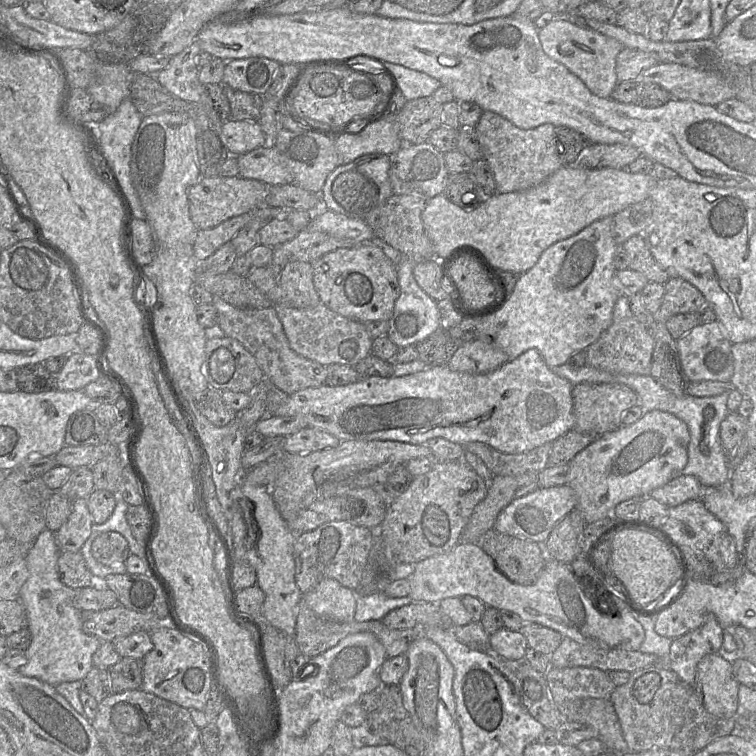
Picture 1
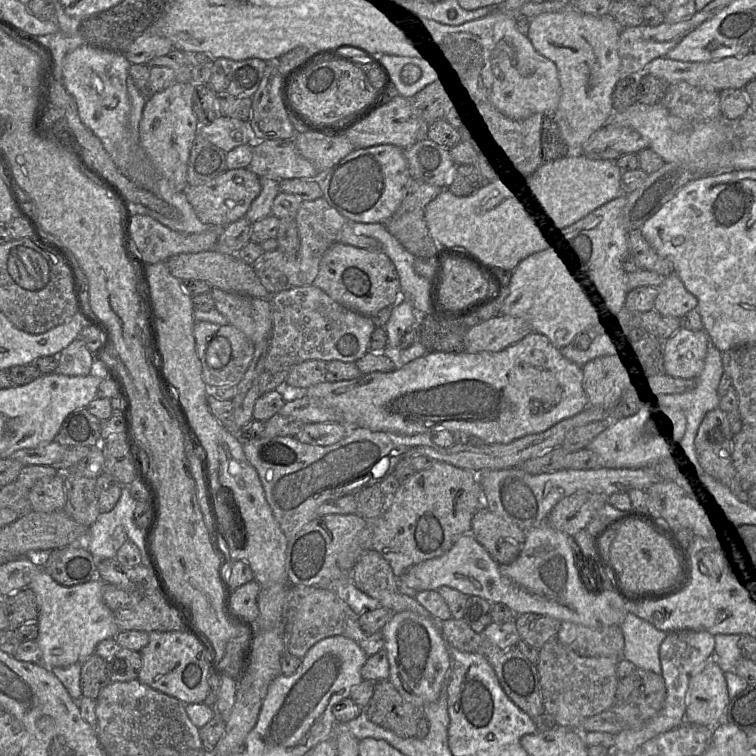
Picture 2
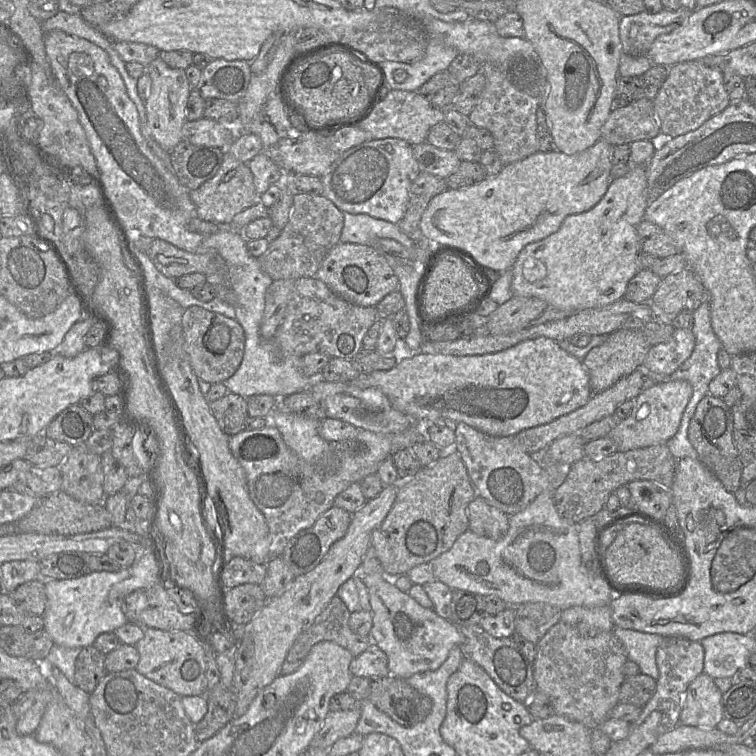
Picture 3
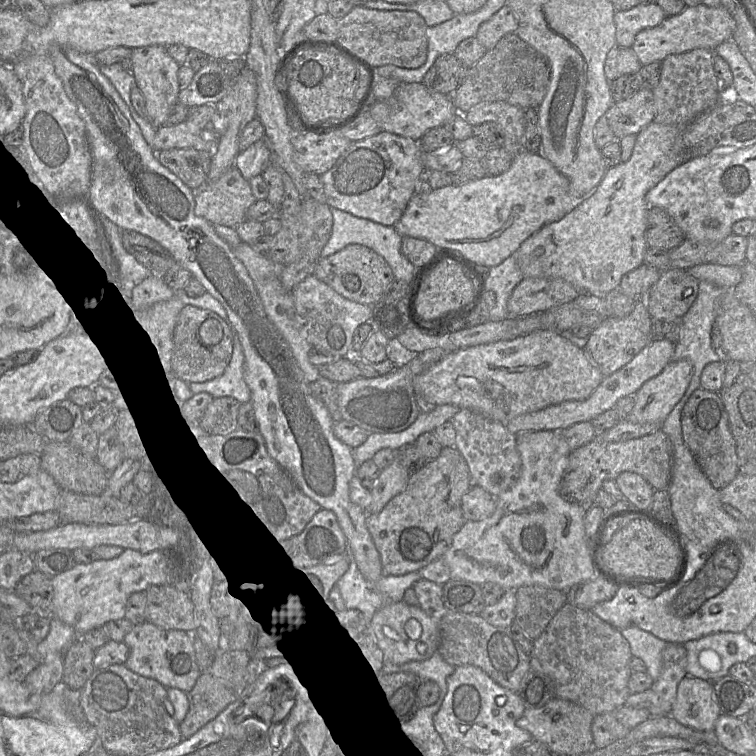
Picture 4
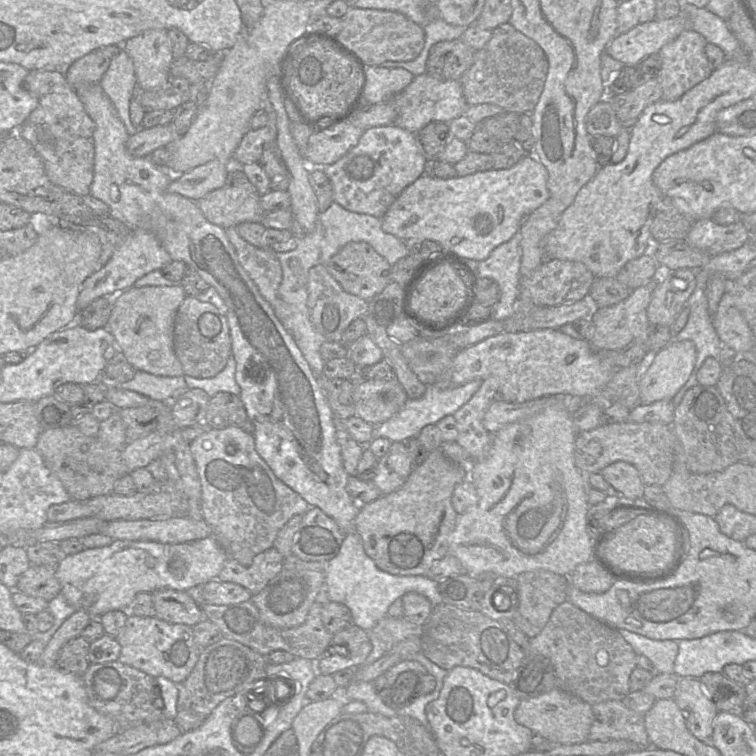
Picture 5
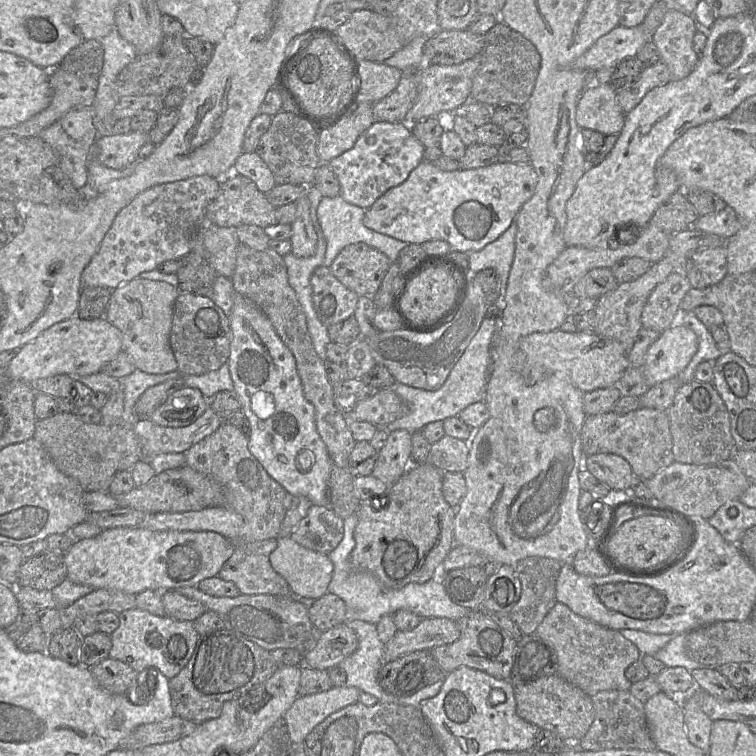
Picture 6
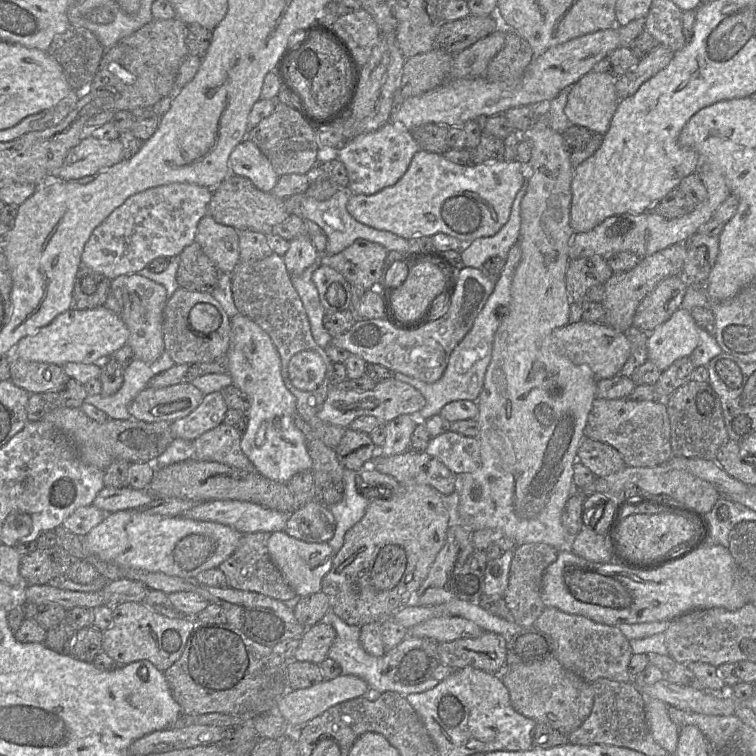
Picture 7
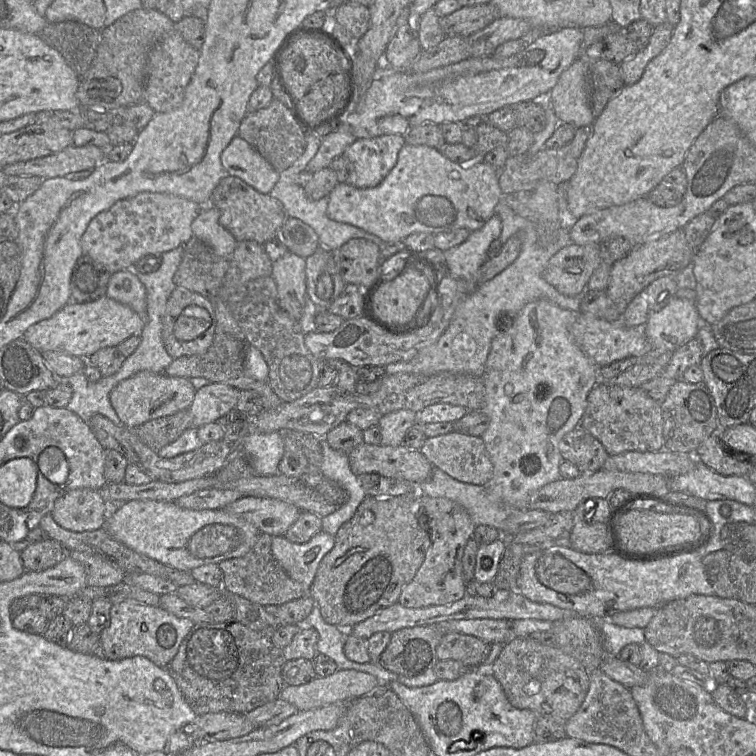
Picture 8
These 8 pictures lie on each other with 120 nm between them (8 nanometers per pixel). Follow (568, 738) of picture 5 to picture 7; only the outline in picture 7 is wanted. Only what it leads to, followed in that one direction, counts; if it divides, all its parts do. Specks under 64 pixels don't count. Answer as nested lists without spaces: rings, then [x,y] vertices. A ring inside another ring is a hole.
[[[555,656],[530,663],[506,666],[499,674],[507,687],[512,707],[525,717],[550,726],[569,735],[577,730],[590,716],[594,704],[592,684],[577,674],[567,670]]]

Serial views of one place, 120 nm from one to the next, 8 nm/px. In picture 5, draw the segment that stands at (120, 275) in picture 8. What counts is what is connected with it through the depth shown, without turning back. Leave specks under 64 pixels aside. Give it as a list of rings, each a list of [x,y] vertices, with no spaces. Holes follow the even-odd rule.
[[[182,286],[131,287],[113,298],[106,328],[113,335],[116,346],[136,371],[155,376],[183,376],[173,344],[174,320],[186,293]]]

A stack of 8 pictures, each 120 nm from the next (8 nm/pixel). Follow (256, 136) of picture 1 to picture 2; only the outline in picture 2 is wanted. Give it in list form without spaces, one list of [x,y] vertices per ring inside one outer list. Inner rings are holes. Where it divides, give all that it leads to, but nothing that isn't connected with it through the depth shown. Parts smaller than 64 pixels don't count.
[[[223,116],[200,126],[198,133],[226,153],[238,146],[255,142],[254,132],[249,122]]]

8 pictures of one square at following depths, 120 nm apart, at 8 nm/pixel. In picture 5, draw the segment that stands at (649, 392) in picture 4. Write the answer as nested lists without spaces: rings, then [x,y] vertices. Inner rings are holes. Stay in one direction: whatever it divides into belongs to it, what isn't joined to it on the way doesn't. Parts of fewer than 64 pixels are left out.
[[[672,340],[656,353],[648,353],[639,363],[642,374],[639,379],[641,404],[648,405],[659,400],[672,400],[689,379],[696,363],[697,349],[691,340]]]

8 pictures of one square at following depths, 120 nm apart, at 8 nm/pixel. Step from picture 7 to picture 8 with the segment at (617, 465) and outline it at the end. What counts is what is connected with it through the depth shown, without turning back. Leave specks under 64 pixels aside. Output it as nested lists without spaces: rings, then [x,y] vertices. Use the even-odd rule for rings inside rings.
[[[582,425],[568,432],[559,444],[565,461],[574,464],[582,473],[593,473],[602,469],[609,457],[604,446]]]

